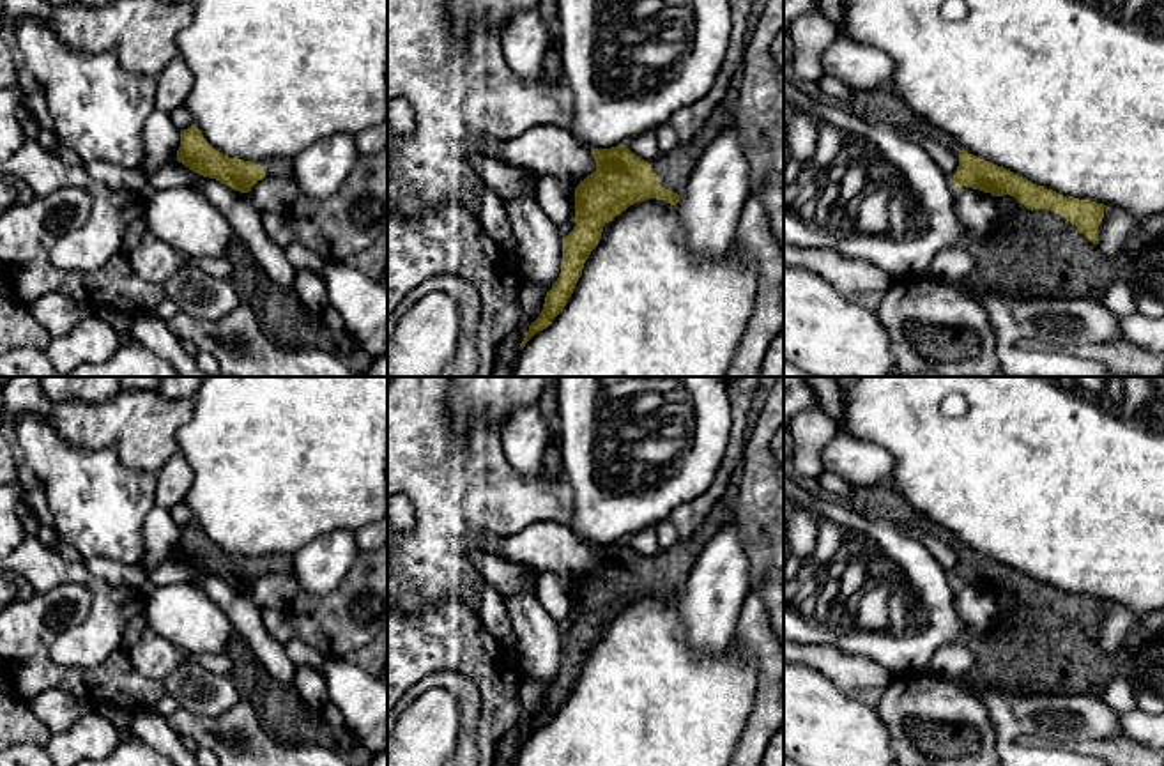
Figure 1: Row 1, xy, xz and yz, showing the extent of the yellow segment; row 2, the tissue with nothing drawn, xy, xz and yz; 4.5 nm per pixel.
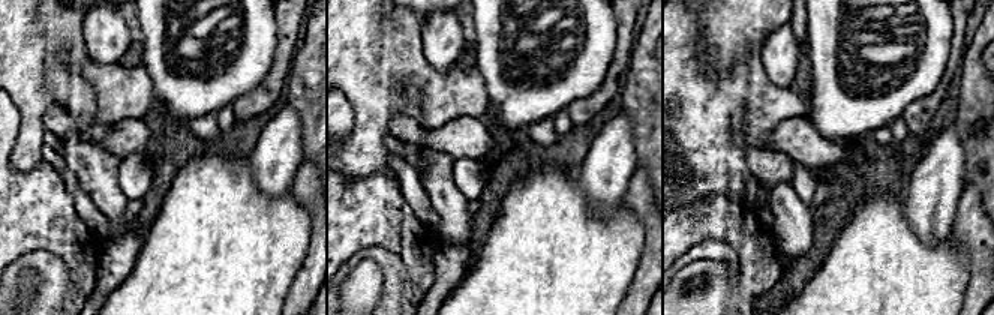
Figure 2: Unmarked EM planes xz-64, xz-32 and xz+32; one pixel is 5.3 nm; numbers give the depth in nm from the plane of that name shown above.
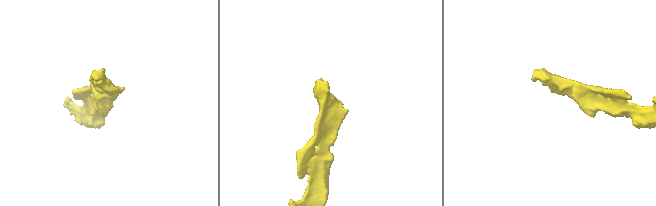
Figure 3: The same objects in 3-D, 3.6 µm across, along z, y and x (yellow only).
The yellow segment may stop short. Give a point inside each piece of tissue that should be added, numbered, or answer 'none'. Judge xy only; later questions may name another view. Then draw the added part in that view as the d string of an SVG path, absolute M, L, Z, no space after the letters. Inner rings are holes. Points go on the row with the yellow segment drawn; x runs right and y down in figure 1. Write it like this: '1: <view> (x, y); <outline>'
1: xy (278, 167); M272 157L265 161L253 161L253 165L260 165L265 177L290 179L294 172L294 157Z

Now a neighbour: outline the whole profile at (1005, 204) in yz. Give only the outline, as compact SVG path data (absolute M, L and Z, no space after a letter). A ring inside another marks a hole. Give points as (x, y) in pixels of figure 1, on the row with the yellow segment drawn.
M1003 195L1003 196L994 196L996 200L996 209L999 218L1005 218L1008 214L1017 214L1017 212L1030 212L1031 209L1026 209L1022 203L1019 203L1014 196Z

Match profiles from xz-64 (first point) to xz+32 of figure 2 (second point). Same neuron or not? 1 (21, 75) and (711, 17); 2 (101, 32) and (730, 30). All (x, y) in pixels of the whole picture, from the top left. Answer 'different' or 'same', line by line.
1: different
2: different

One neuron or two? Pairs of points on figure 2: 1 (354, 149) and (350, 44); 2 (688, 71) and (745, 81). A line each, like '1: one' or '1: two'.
1: one
2: one

